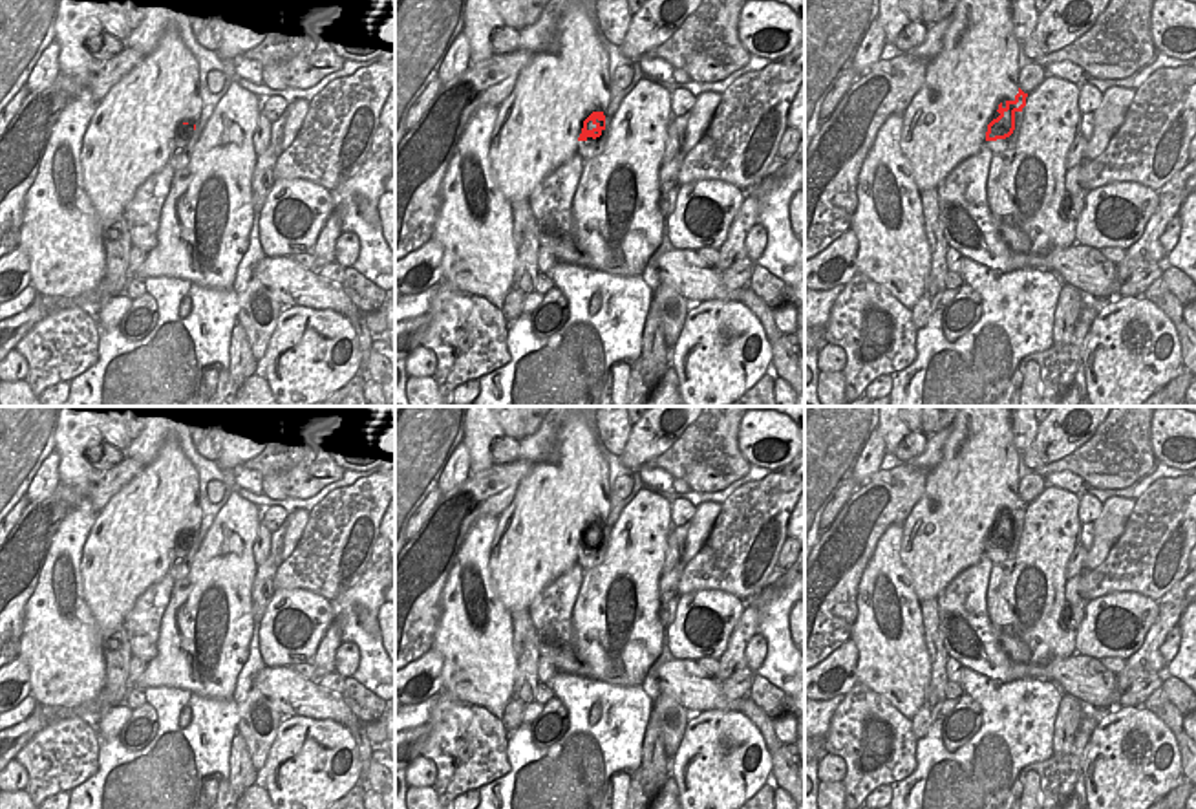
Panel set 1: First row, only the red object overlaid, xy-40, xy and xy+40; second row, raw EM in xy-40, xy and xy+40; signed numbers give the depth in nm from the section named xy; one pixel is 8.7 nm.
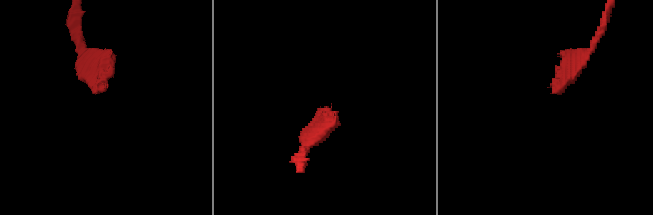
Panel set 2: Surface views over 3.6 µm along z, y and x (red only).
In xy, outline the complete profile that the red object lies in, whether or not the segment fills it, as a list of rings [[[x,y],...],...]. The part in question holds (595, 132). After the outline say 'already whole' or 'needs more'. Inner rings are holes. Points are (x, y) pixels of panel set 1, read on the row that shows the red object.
[[[593,112],[585,121],[578,137],[578,154],[583,161],[593,159],[603,152],[609,137],[603,112]]] | needs more

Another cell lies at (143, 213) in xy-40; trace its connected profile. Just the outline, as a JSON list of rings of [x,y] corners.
[[[166,163],[135,190],[124,209],[132,245],[144,253],[150,253],[157,245],[161,209],[170,192],[174,172],[172,165]]]

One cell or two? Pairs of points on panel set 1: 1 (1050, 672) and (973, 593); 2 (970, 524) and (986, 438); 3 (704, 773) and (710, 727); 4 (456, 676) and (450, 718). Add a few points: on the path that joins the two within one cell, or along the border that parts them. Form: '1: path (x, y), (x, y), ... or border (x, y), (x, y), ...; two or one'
1: path (1021, 670), (1010, 670), (984, 645), (973, 623); one
2: path (970, 502), (970, 487), (979, 476), (979, 460); one
3: path (710, 762), (710, 738); one
4: border (443, 687), (461, 700), (481, 705), (491, 714); two

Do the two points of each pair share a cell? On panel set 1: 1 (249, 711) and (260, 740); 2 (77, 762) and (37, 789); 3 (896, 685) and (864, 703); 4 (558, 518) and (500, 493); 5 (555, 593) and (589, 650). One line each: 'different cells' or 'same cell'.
1: same cell
2: same cell
3: different cells
4: different cells
5: different cells

